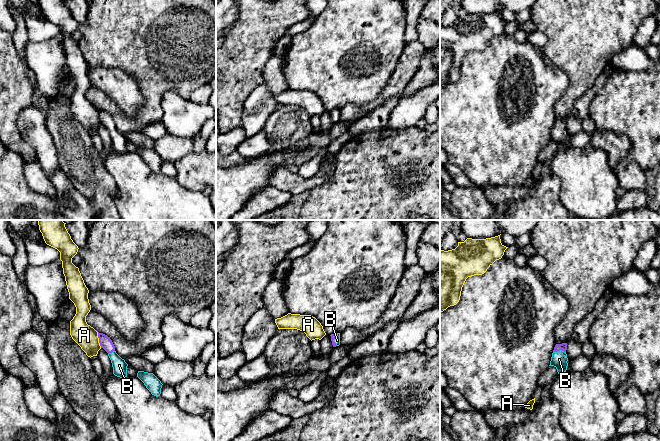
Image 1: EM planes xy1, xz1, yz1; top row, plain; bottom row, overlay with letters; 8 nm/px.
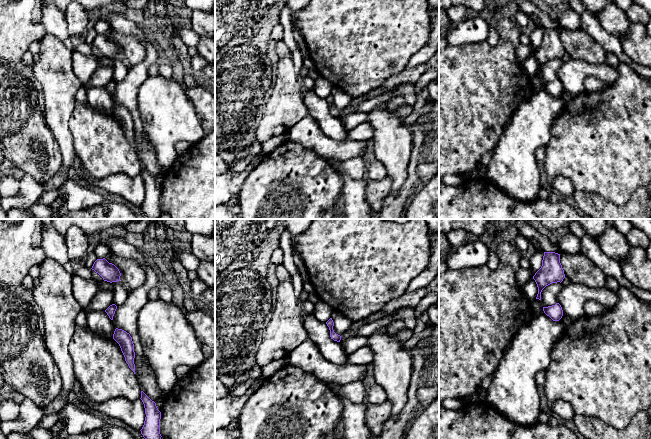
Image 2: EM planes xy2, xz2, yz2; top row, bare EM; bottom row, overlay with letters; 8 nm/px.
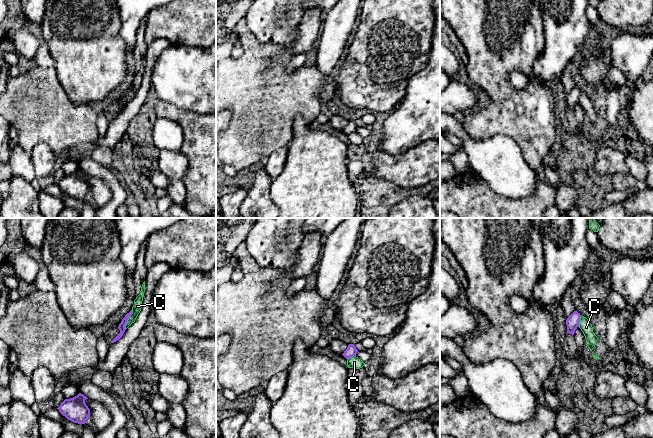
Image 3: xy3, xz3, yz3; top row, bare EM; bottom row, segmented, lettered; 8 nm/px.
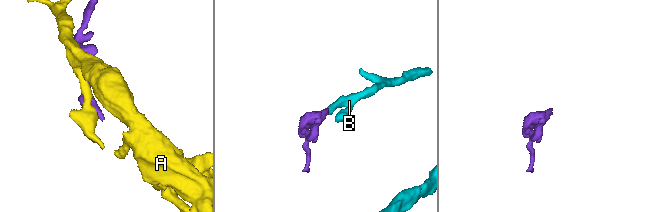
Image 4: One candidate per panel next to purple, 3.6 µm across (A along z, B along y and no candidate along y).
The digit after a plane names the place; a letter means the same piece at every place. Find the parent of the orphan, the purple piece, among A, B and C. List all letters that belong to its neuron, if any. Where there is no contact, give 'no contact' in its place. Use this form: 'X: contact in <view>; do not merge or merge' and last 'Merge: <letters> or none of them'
A: contact in xy1; do not merge
B: contact in yz1; merge
C: contact in xy3; do not merge
Merge: B

